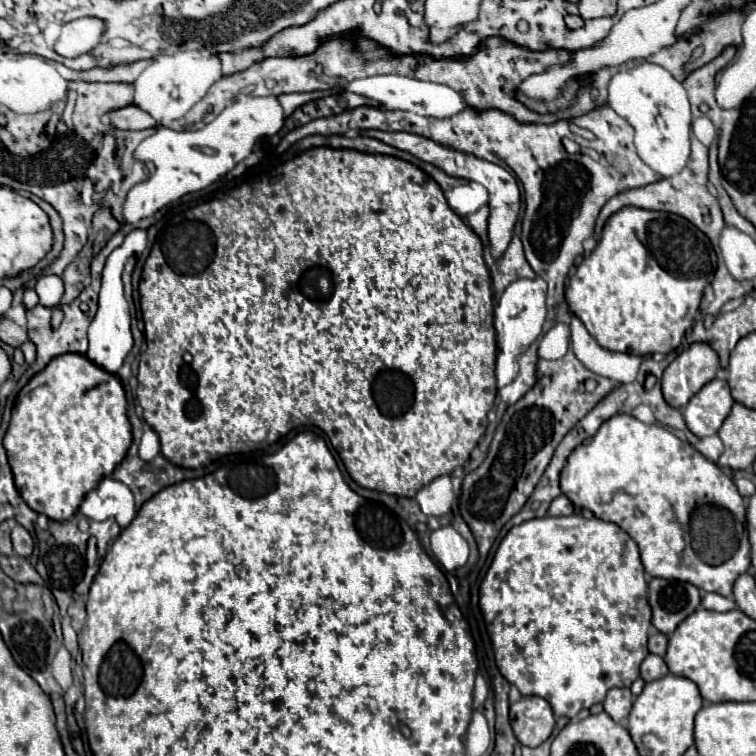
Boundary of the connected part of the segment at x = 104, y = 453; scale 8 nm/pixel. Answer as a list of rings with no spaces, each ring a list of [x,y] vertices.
[[[62,354],[54,358],[20,390],[12,410],[8,436],[4,436],[4,448],[8,448],[8,462],[12,466],[20,496],[34,512],[60,522],[76,514],[82,498],[102,478],[112,476],[114,468],[126,456],[130,442],[132,432],[126,416],[126,394],[120,378],[102,370],[82,354]]]

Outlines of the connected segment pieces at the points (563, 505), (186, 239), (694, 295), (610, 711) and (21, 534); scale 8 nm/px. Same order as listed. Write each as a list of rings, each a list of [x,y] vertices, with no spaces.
[[[558,496],[550,504],[548,512],[550,512],[550,516],[570,516],[570,514],[574,514],[574,504],[566,496]]]
[[[310,148],[260,180],[246,182],[224,198],[190,208],[178,220],[168,222],[144,264],[138,292],[148,348],[140,356],[136,394],[146,424],[160,436],[162,456],[174,466],[202,468],[228,454],[262,450],[300,426],[314,426],[330,438],[358,486],[412,498],[434,478],[460,468],[486,432],[486,414],[496,396],[496,334],[492,326],[492,282],[484,264],[482,242],[450,210],[440,186],[410,162],[356,150]]]
[[[626,206],[622,210],[618,210],[616,214],[612,214],[608,218],[608,222],[604,224],[604,230],[600,234],[598,246],[594,248],[594,252],[590,256],[586,256],[578,266],[576,272],[570,278],[570,284],[566,288],[566,302],[570,306],[570,310],[582,320],[582,324],[588,328],[588,332],[596,338],[596,342],[612,352],[626,352],[626,354],[636,354],[636,356],[650,356],[650,354],[670,354],[674,352],[680,344],[682,338],[686,334],[688,328],[692,328],[694,318],[698,314],[700,308],[700,300],[704,294],[704,288],[714,280],[714,272],[716,272],[716,252],[708,240],[708,236],[704,232],[700,232],[692,222],[688,222],[682,216],[670,214],[670,212],[658,212],[658,210],[644,210],[644,208],[636,208],[636,206]]]
[[[612,688],[604,700],[604,712],[614,720],[624,724],[632,710],[632,692],[630,688]]]
[[[16,524],[12,528],[12,544],[14,544],[14,552],[18,556],[30,556],[32,554],[32,548],[34,548],[34,540],[32,536],[28,534],[26,528],[22,528],[20,524]]]

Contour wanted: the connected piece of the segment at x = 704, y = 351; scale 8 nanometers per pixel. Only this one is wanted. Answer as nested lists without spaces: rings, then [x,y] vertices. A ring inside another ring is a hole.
[[[706,342],[692,344],[676,356],[662,376],[662,394],[668,406],[684,408],[704,384],[714,380],[718,368],[718,356]]]

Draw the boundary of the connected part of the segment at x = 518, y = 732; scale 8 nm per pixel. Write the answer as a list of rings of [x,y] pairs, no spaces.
[[[522,696],[510,704],[510,724],[514,736],[524,746],[540,746],[554,730],[554,714],[550,704],[538,696]]]

